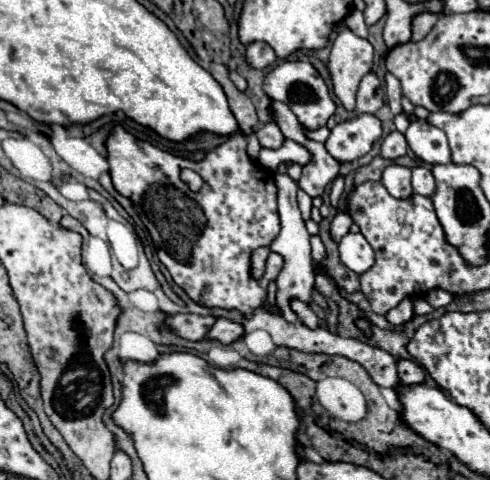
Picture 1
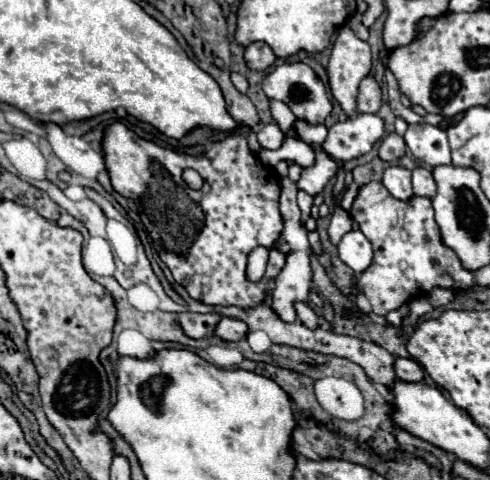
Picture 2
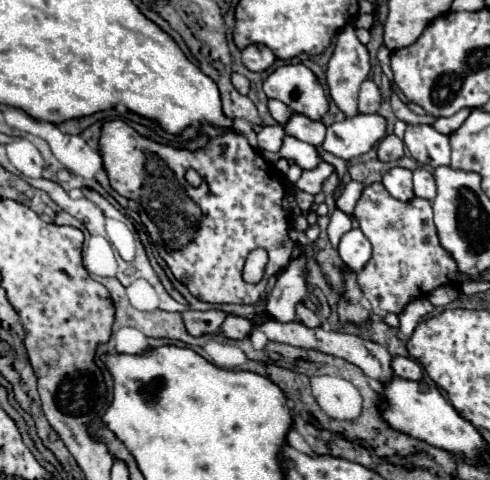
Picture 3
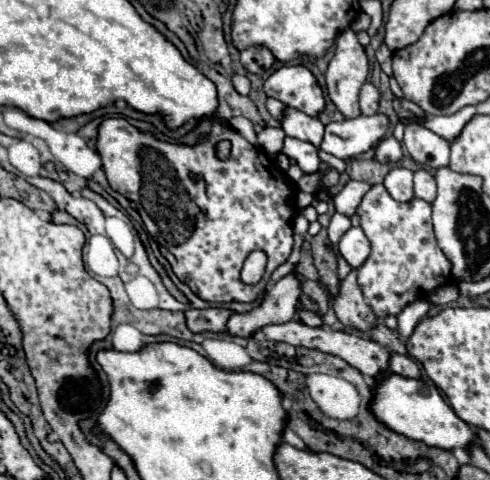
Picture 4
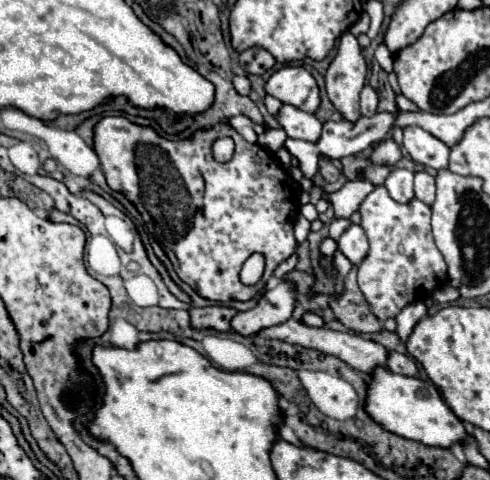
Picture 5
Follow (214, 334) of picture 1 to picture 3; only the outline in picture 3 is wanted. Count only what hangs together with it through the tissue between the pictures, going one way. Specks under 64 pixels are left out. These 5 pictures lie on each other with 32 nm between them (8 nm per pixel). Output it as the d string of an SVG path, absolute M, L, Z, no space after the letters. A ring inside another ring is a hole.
M228 316L224 320L224 324L220 326L220 334L224 338L230 338L230 340L242 340L244 336L250 334L250 330L254 328L256 322L260 322L260 318L246 320L246 318L240 318L240 316Z

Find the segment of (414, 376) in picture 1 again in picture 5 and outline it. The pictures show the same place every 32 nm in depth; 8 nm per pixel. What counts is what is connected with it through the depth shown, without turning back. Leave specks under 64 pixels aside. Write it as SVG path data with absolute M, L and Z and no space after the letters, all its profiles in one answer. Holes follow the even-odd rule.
M390 352L390 356L388 356L388 368L392 368L392 372L402 374L402 376L418 376L416 362L412 358L408 358L406 354Z

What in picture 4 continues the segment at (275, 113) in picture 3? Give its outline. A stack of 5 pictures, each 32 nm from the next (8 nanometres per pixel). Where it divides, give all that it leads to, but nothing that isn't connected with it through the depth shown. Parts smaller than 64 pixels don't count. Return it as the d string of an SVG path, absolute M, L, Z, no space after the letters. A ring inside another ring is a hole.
M268 98L266 106L268 106L268 112L270 112L278 122L282 122L284 112L286 112L286 104L282 104L282 102L280 102L280 100L276 100L276 98Z

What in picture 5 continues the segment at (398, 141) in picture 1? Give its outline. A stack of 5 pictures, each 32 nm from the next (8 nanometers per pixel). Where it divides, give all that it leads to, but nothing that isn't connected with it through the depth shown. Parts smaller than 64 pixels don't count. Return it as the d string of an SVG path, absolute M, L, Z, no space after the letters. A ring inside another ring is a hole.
M392 138L382 140L382 142L374 148L374 152L372 152L372 156L370 156L370 160L372 160L374 164L388 164L388 166L394 166L400 158L402 158L402 150L400 150L400 146L398 146Z

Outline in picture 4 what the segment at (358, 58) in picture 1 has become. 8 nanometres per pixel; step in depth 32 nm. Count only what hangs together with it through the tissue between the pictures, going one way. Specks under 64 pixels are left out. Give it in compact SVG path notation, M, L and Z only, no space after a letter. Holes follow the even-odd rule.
M346 28L338 40L336 40L336 52L328 64L328 70L326 70L326 88L328 88L328 96L330 100L336 104L336 108L346 116L346 118L356 118L360 114L360 108L358 108L358 92L360 92L360 86L366 82L368 78L368 56L366 56L366 50L364 46L358 42L356 34L352 28Z

